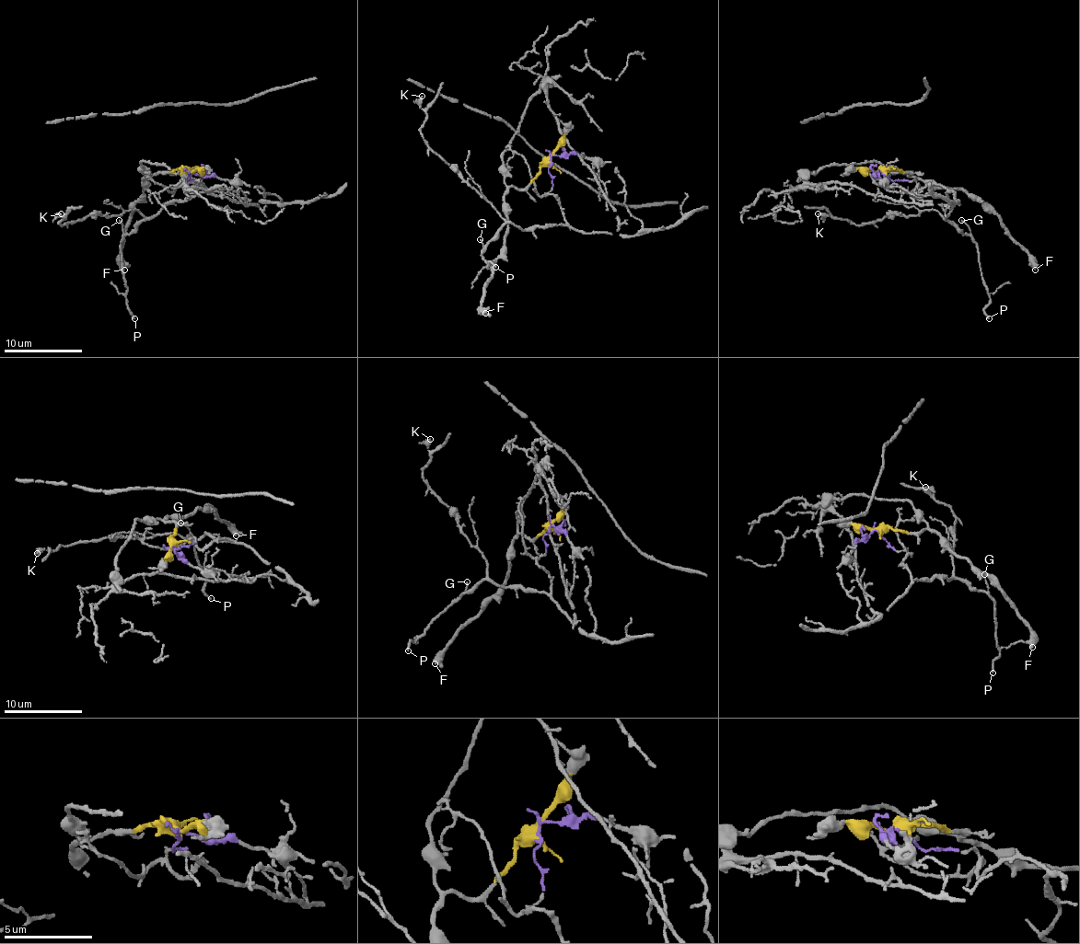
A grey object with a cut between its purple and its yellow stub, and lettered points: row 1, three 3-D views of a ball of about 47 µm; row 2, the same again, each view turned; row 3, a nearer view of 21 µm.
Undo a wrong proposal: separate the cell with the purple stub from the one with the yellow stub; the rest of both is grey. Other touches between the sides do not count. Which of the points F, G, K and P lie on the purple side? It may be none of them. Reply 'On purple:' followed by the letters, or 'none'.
On purple: G, K, P

